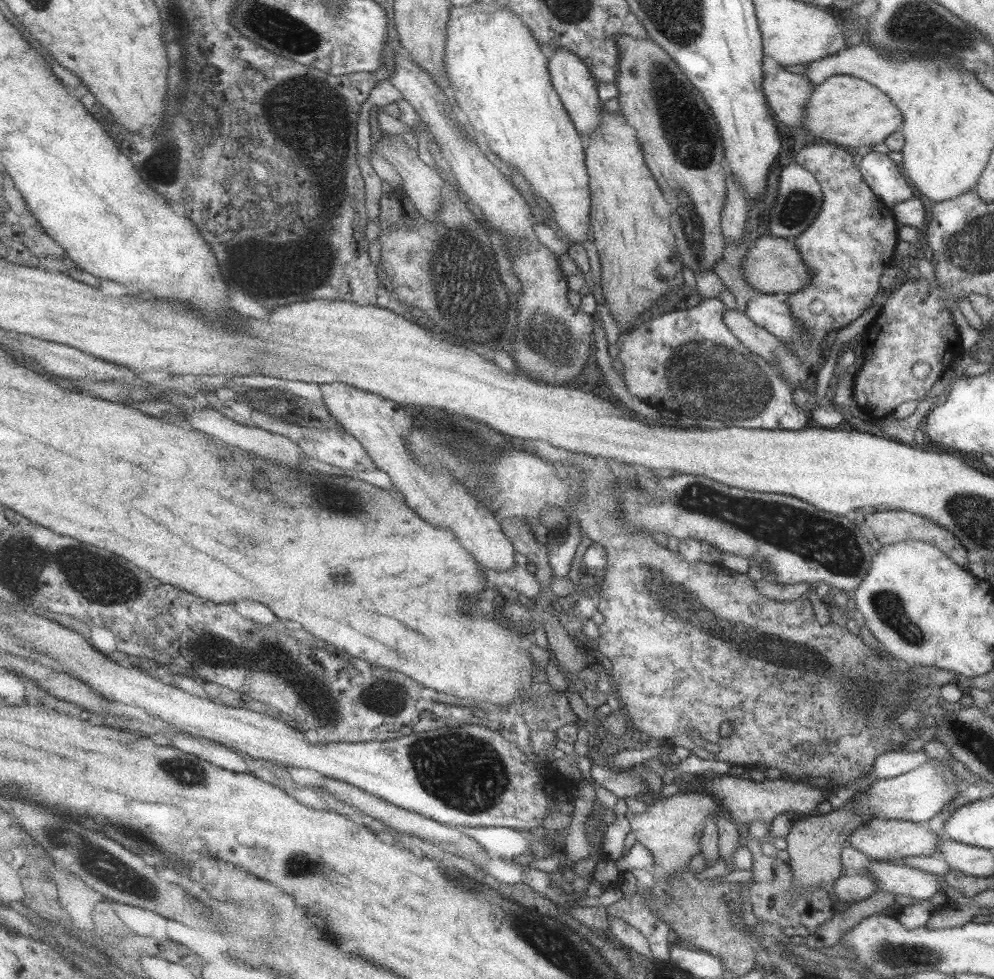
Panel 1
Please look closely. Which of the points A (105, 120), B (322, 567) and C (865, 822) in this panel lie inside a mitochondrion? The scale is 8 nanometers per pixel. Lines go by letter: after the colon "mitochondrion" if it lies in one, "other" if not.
A: other
B: other
C: other

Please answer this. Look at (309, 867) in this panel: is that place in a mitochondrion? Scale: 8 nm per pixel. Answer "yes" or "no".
yes

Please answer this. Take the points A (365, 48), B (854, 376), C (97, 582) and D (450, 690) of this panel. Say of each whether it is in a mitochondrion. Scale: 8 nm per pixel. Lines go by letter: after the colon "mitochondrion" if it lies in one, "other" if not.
A: other
B: other
C: mitochondrion
D: other

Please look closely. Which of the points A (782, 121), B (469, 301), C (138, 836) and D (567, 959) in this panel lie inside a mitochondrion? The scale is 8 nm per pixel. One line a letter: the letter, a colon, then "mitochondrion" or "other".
A: other
B: mitochondrion
C: mitochondrion
D: mitochondrion

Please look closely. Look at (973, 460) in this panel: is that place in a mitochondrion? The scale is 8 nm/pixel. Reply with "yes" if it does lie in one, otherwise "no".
no

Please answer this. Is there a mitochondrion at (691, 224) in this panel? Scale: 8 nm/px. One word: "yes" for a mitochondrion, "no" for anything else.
yes

